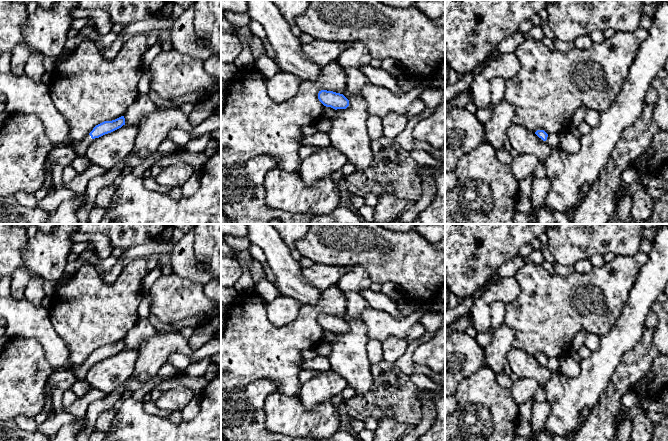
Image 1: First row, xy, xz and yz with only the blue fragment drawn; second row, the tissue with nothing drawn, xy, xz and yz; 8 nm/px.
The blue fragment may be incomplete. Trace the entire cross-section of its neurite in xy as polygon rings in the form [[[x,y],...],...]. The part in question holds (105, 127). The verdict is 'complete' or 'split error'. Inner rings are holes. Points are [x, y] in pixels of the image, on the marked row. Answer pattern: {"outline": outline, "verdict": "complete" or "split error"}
{"outline": [[[8,71],[0,73],[0,92],[6,98],[8,114],[37,116],[43,122],[49,141],[55,144],[67,143],[76,152],[77,157],[86,157],[86,150],[93,139],[125,125],[124,116],[104,121],[96,125],[83,140],[72,141],[69,138],[69,125],[55,107],[48,85],[33,81],[25,73],[16,75]]], "verdict": "split error"}

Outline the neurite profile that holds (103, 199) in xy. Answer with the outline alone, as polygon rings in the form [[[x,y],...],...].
[[[112,183],[104,187],[97,195],[95,200],[95,206],[106,208],[109,206],[112,197],[115,194],[116,187]]]

